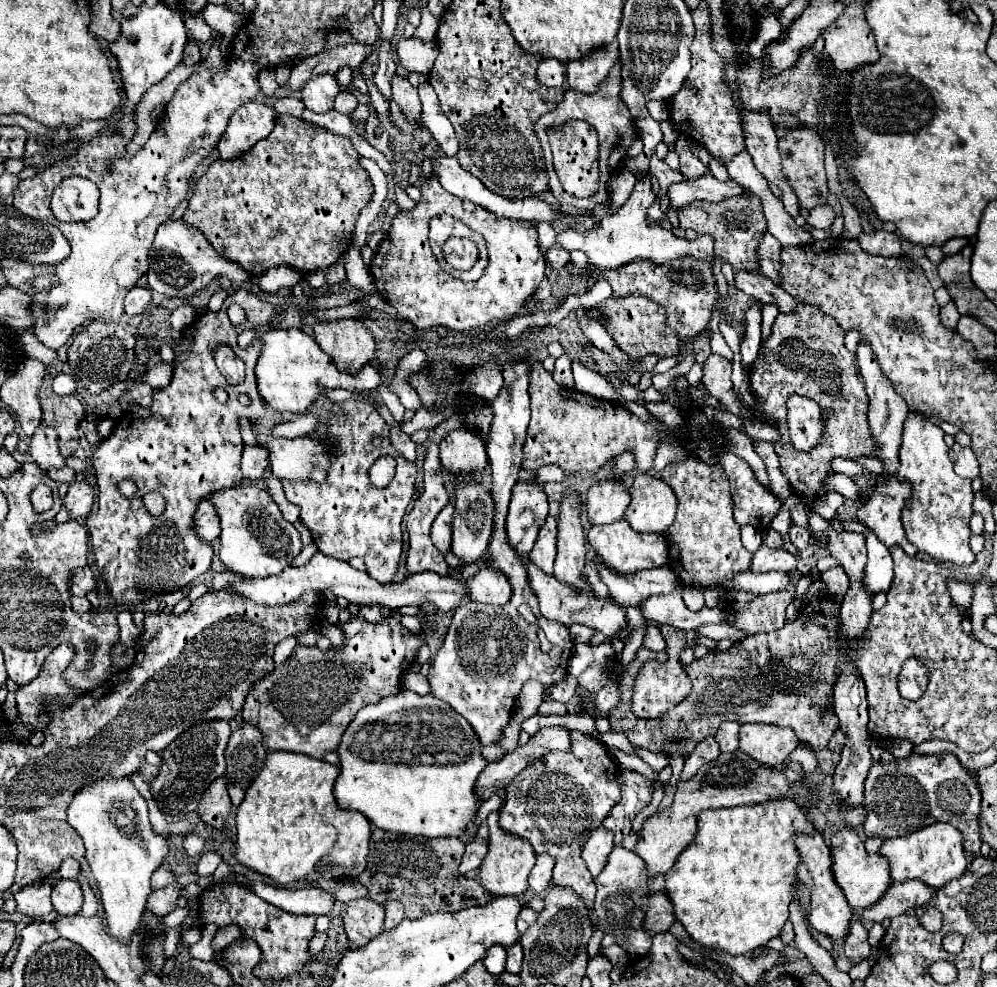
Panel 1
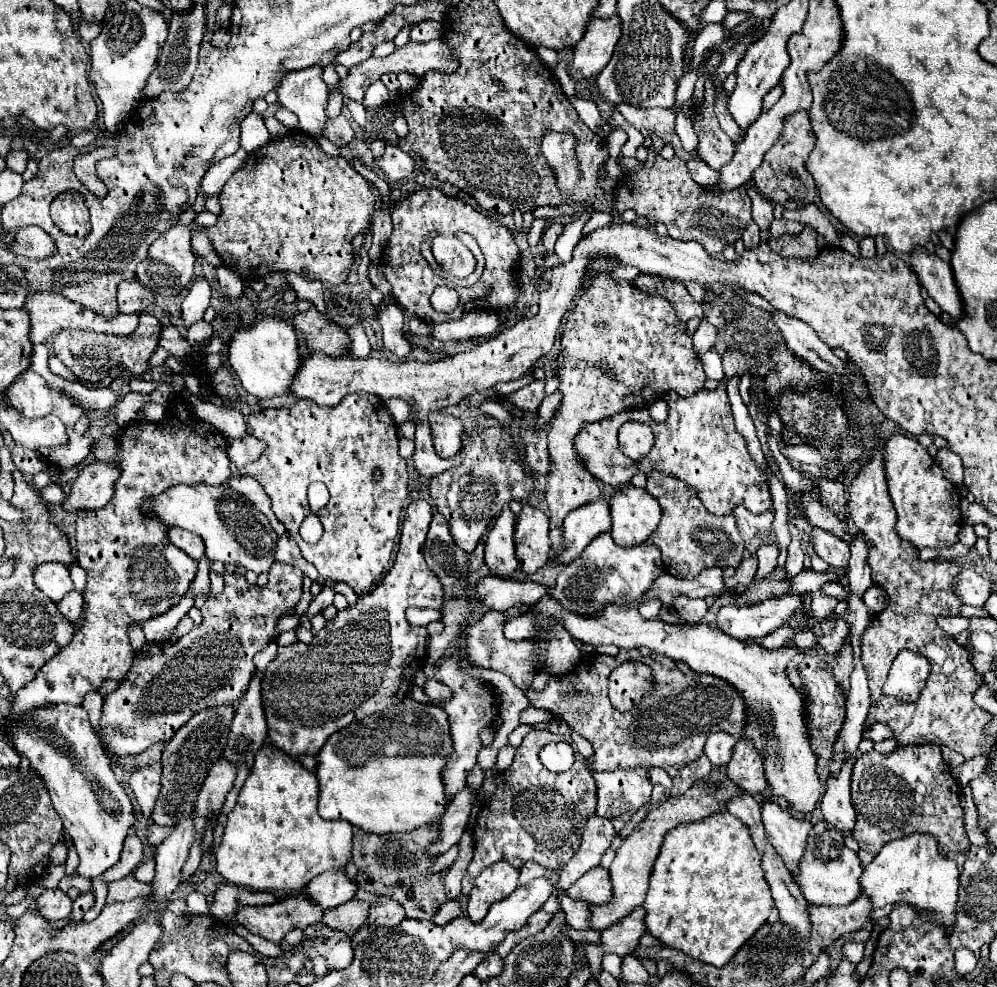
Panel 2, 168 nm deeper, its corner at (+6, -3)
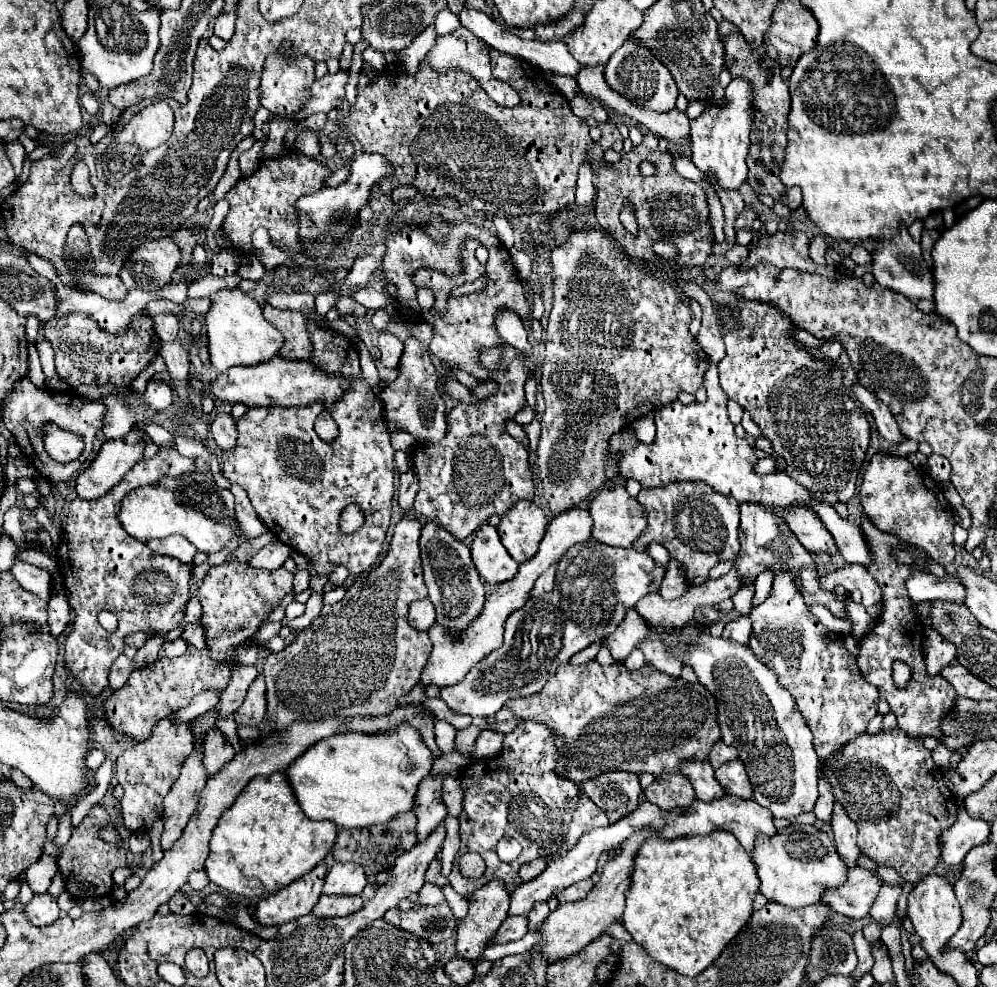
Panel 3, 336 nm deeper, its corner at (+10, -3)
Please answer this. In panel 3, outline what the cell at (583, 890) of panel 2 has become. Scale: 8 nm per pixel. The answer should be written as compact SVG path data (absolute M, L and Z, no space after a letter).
M590 878L580 880L580 882L576 882L576 884L568 886L564 892L560 892L558 902L560 902L560 904L566 904L566 902L576 902L576 900L582 900L584 896L588 896L588 892L592 890L592 886L594 886L594 882L592 882Z

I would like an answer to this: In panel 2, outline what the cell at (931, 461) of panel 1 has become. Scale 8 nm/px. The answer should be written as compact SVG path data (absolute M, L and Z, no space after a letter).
M896 434L884 446L884 472L888 494L896 508L896 532L902 540L912 542L918 548L944 548L958 542L958 530L962 526L960 494L944 478L942 468L932 460L924 446L914 438Z

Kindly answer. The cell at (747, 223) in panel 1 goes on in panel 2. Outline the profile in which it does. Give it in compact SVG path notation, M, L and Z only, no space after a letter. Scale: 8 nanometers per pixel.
M656 154L652 166L640 166L632 172L624 172L624 176L614 186L614 212L622 214L624 210L634 210L638 216L646 220L648 226L662 222L668 228L668 236L674 240L694 240L702 244L702 248L714 256L722 254L726 246L734 244L742 238L744 228L752 220L750 208L752 202L744 188L728 190L728 192L708 192L700 188L690 176L686 168L686 160L674 156L672 160L664 160Z

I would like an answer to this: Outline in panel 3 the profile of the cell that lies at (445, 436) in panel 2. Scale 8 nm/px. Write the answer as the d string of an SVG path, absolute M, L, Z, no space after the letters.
M408 336L404 340L404 354L400 360L400 374L390 386L380 394L380 400L384 404L384 416L390 424L396 428L412 434L416 440L424 442L440 442L446 436L446 412L444 412L444 400L438 392L438 372L432 364L430 352L420 344L418 338Z

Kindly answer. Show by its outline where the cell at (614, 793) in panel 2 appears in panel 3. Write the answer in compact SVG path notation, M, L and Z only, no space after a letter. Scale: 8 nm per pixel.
M604 772L596 778L586 780L582 784L582 790L596 806L606 812L612 824L634 812L640 804L642 794L638 774L632 772Z

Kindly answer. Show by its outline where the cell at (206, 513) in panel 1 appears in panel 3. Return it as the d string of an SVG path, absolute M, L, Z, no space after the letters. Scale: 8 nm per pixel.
M176 534L160 538L160 540L148 540L148 546L156 554L166 554L182 562L192 562L196 554L196 546L190 544L184 536L176 536Z

